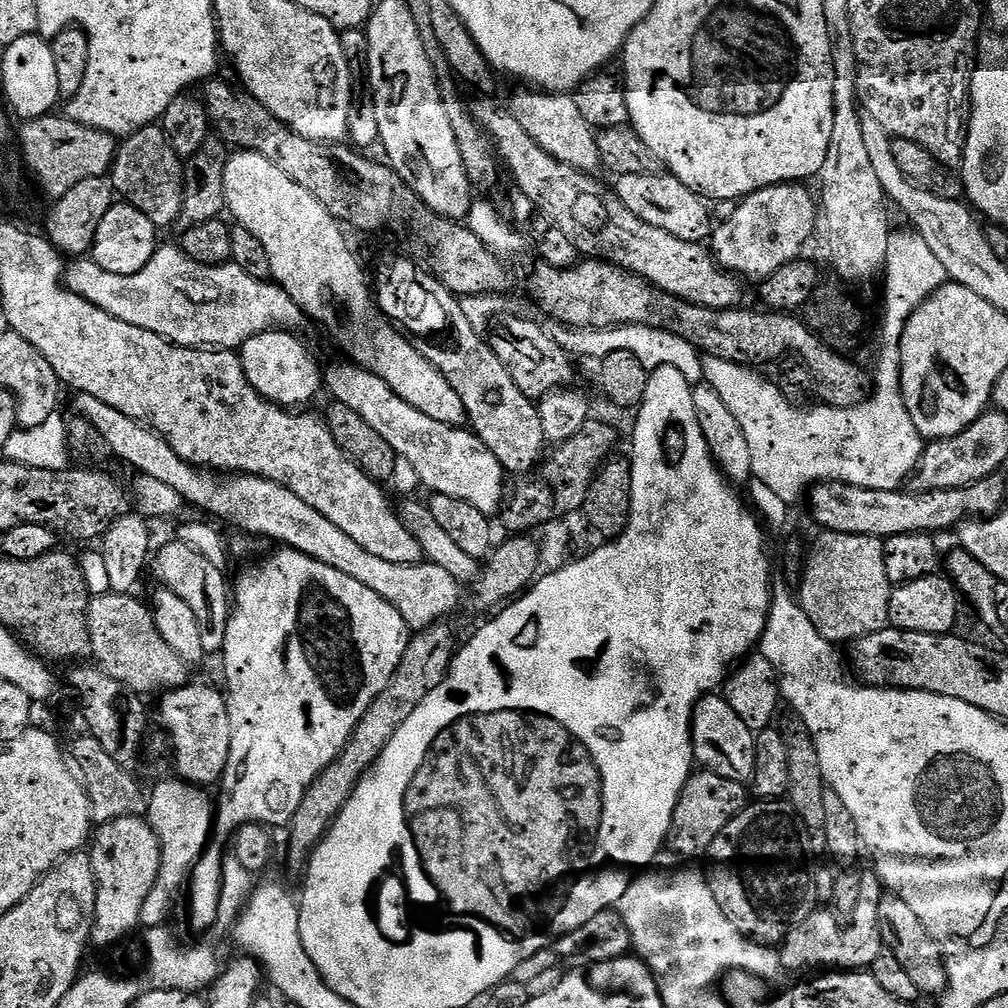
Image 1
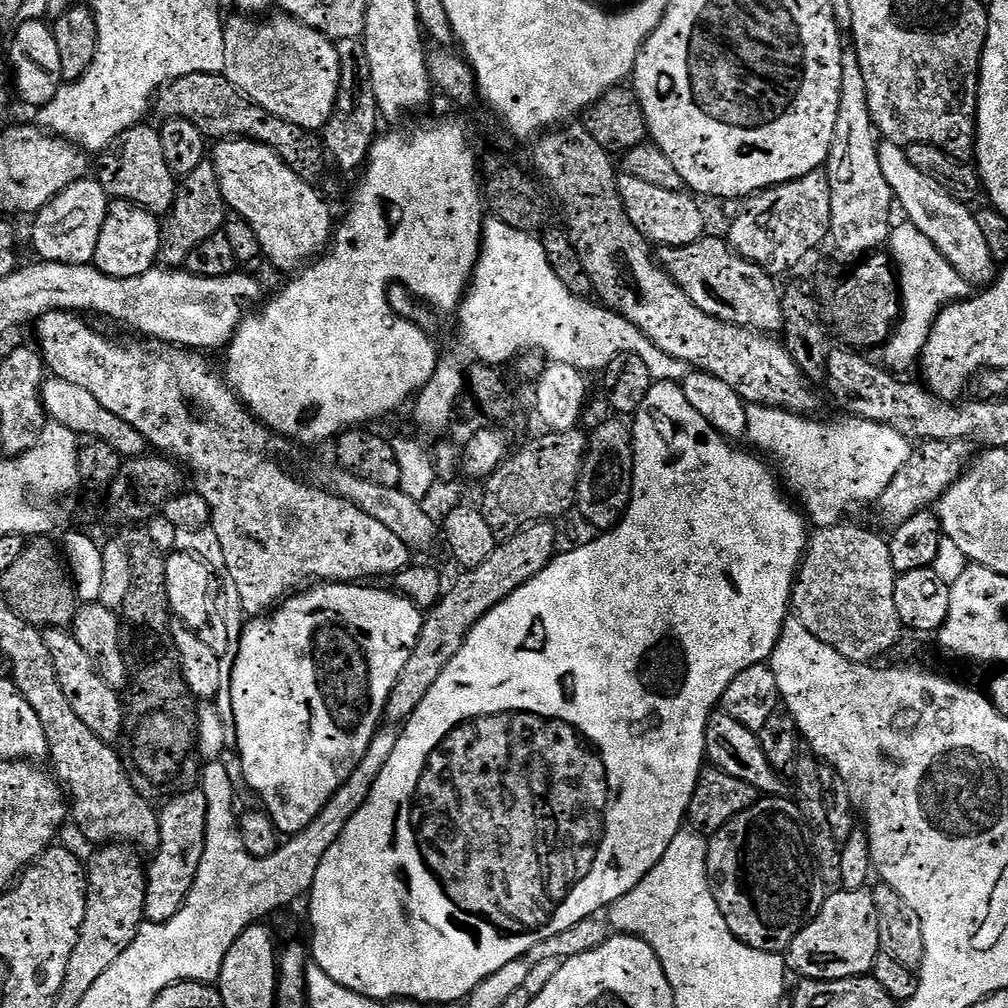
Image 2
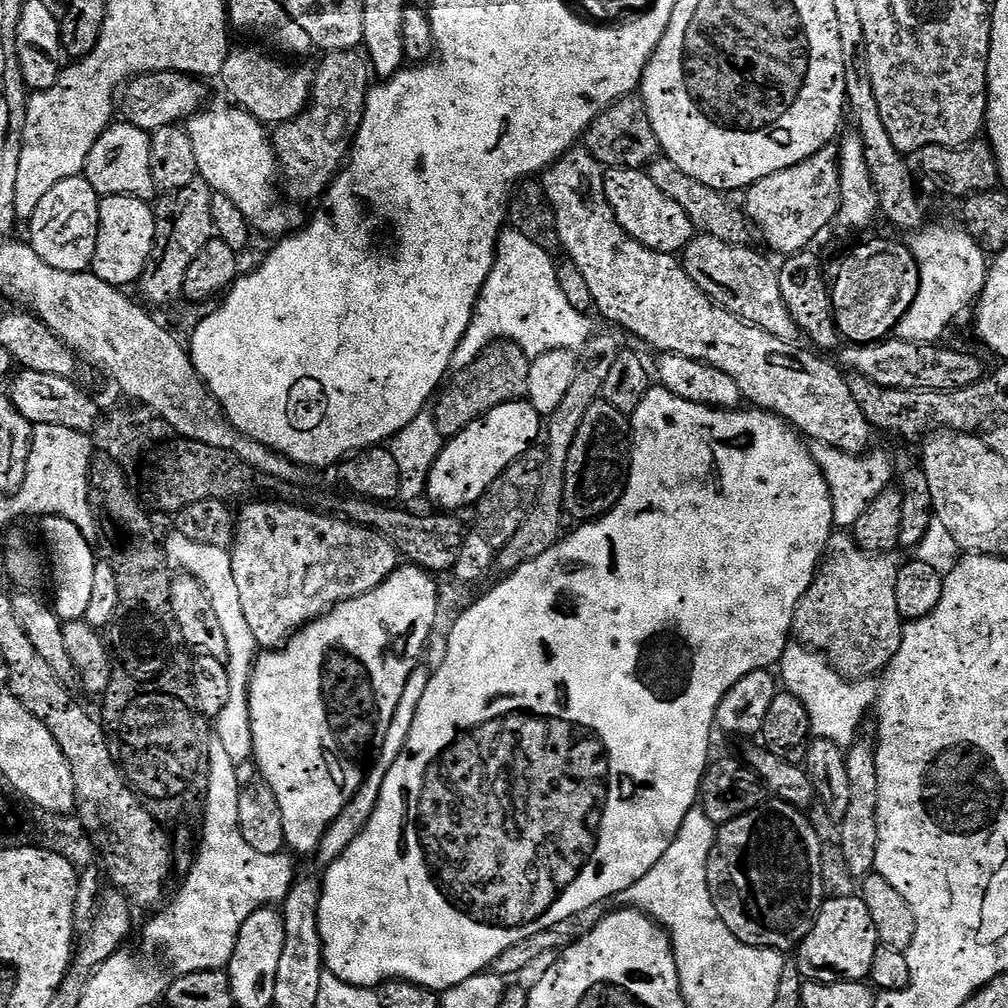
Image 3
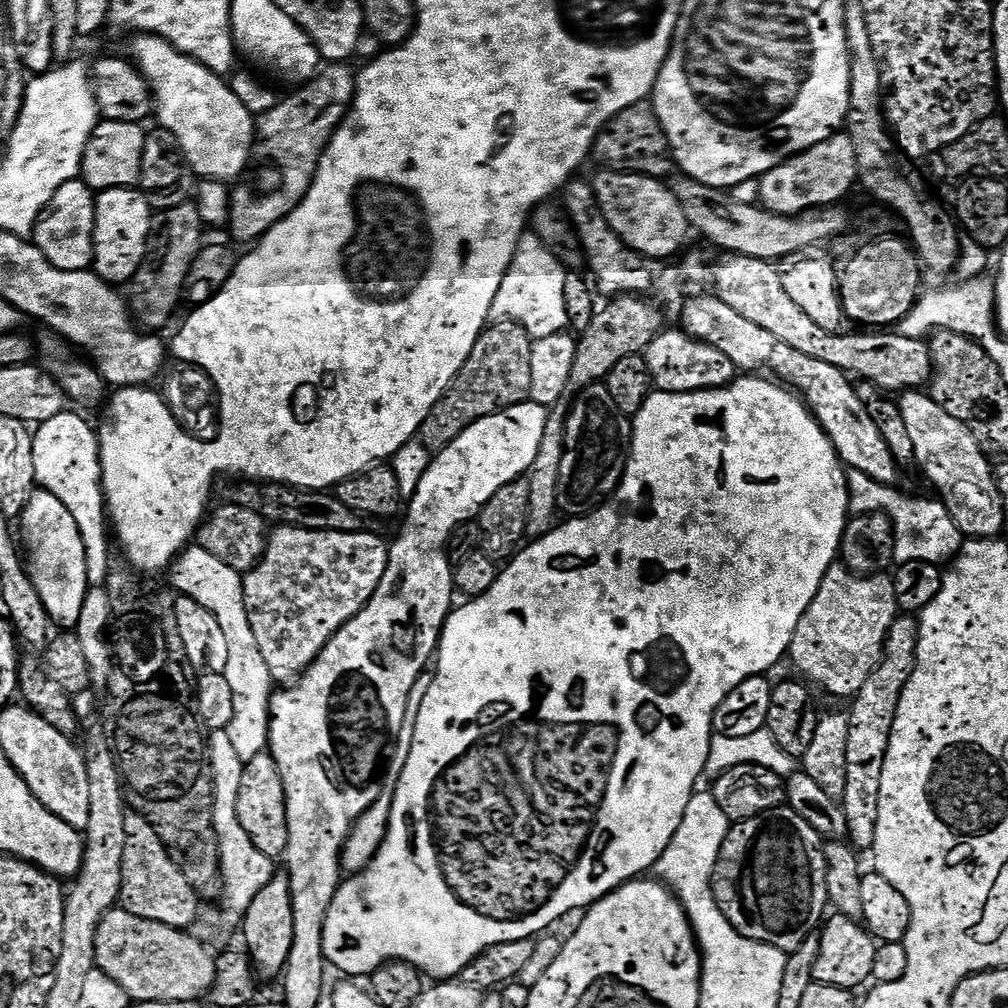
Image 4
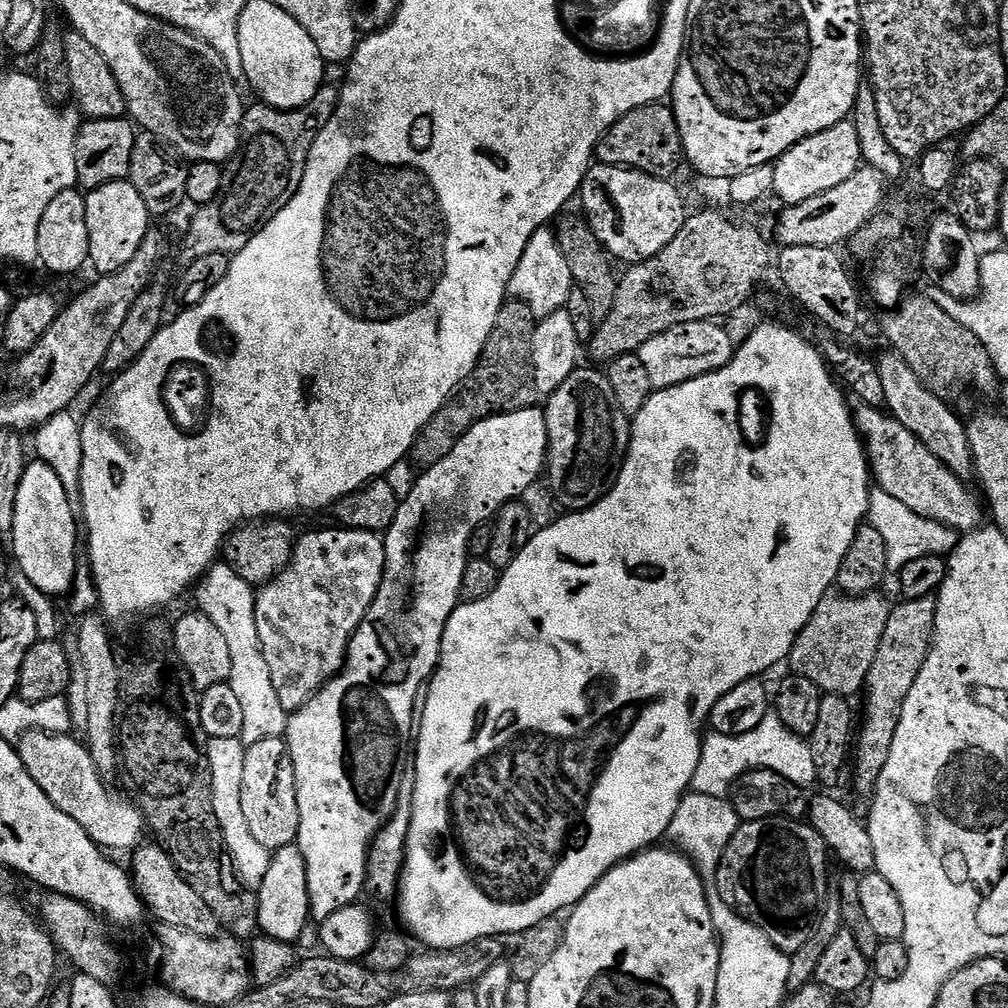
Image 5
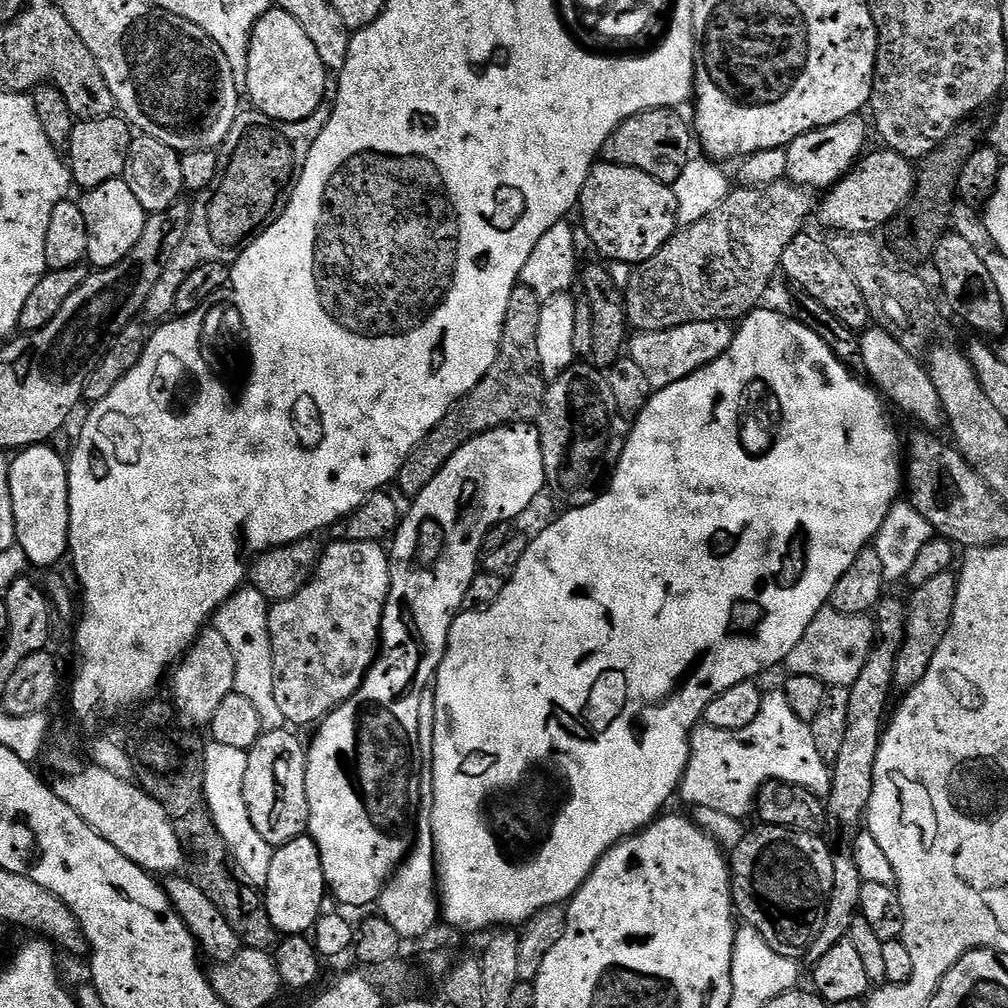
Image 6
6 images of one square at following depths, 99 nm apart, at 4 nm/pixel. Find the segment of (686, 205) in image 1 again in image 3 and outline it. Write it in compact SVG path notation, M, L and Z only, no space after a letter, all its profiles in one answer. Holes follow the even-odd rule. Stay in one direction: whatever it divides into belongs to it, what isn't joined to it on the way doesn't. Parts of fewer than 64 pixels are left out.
M609 168L604 174L604 193L614 210L614 218L642 246L655 252L683 253L684 248L692 240L694 229L686 210L666 198L658 186L648 177L647 171L639 168Z

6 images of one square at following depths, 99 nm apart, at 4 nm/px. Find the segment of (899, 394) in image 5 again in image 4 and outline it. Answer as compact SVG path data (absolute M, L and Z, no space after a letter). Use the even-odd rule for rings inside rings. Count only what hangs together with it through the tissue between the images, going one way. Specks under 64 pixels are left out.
M909 390L901 393L898 400L902 422L913 440L917 467L920 466L929 482L939 490L937 493L961 534L965 537L977 536L980 542L999 537L1003 533L1000 531L1004 528L1006 506L1001 502L994 468L987 460L987 453L970 434L968 427L951 418L931 395L922 393L920 390Z

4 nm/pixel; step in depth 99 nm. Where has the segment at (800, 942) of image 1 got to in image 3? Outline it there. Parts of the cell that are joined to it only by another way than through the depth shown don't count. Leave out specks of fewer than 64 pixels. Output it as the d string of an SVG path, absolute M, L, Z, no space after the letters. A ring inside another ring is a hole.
M859 895L825 899L810 934L806 934L798 949L800 975L805 981L818 984L837 984L840 980L867 981L870 962L874 962L879 947L880 935L876 932L874 918L870 918L870 910L866 910L866 902Z

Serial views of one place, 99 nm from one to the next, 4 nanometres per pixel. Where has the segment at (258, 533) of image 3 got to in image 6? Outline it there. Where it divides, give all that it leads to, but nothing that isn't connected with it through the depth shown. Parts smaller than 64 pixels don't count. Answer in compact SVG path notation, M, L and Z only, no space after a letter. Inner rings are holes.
M332 540L329 545L329 548L327 545L327 547L321 551L320 560L316 563L314 574L308 579L306 586L302 586L302 590L298 590L298 594L294 594L294 598L275 601L268 610L270 646L274 654L274 699L278 702L278 706L282 710L285 721L287 721L289 725L319 725L320 721L323 720L325 716L332 713L338 706L342 706L342 702L349 700L362 686L362 682L366 678L369 668L371 668L372 664L376 661L378 649L380 647L380 623L382 622L382 614L386 606L386 598L390 594L390 566L392 562L389 553L386 551L385 545L380 542Z

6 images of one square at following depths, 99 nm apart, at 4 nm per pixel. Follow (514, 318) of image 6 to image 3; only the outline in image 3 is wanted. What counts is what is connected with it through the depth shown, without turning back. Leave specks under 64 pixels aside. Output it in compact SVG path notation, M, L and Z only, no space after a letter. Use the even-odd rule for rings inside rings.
M511 340L491 344L477 360L455 373L439 389L431 413L441 436L451 438L462 434L462 430L466 430L470 422L478 422L478 418L490 414L494 406L525 399L528 395L531 365L532 360L524 353L522 346L512 343Z

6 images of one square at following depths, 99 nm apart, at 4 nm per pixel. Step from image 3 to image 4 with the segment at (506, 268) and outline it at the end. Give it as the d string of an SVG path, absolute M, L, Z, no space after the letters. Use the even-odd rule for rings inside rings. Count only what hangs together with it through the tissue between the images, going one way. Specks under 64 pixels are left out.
M533 234L521 236L514 258L502 278L502 286L498 286L498 294L494 294L491 319L518 322L528 331L533 341L550 338L550 334L565 331L568 328L565 275L565 267L538 237Z

